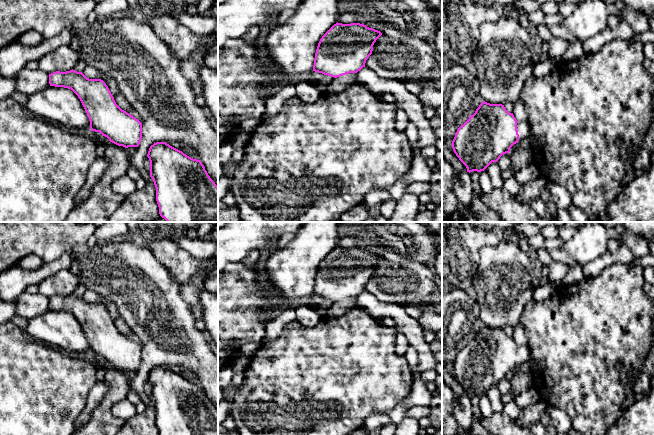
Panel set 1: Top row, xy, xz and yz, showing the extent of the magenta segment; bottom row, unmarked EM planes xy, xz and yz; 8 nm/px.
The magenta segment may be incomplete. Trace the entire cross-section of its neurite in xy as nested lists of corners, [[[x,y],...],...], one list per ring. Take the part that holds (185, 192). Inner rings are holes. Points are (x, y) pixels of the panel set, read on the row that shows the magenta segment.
[[[166,142],[151,145],[147,157],[162,218],[167,222],[218,222],[218,186],[200,160],[187,156]]]

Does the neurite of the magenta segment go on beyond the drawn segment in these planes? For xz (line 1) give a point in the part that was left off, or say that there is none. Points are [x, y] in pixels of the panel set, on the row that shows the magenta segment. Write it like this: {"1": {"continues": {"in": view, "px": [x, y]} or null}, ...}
{"1": {"continues": null}}

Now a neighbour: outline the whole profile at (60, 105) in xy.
[[[48,86],[28,96],[27,112],[75,132],[87,132],[90,121],[78,96],[68,88]]]

